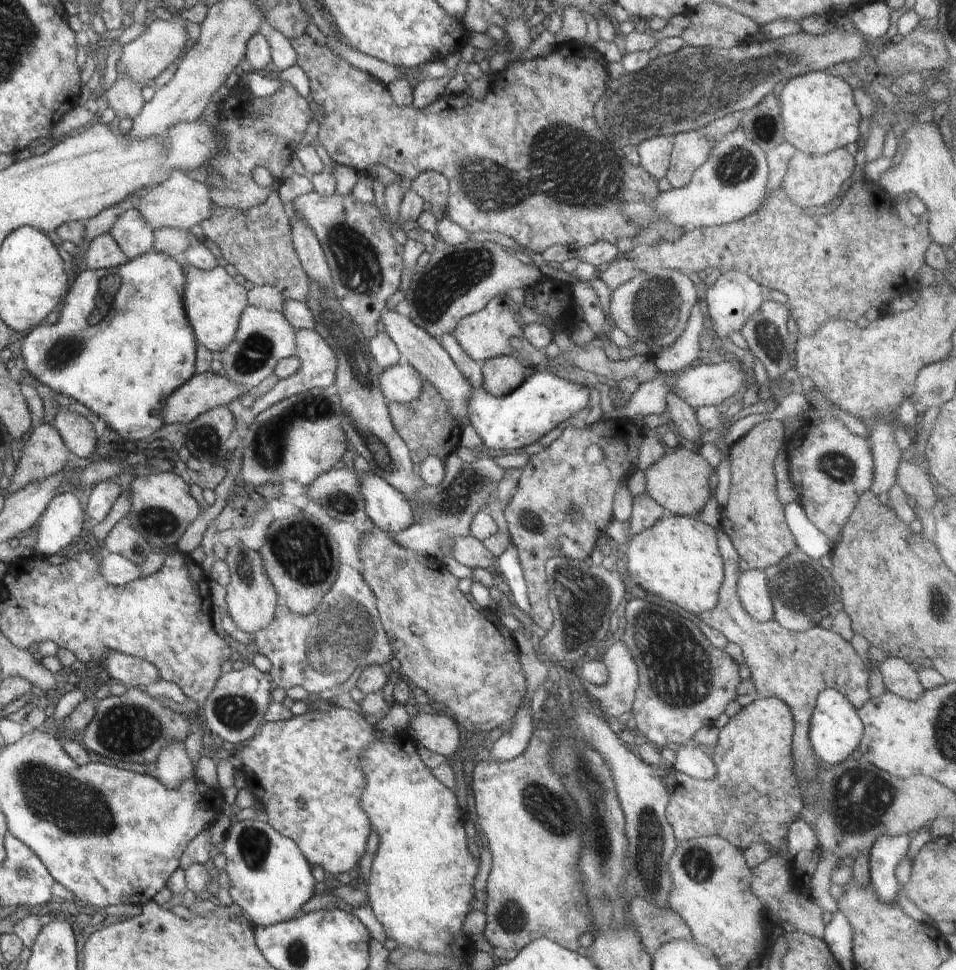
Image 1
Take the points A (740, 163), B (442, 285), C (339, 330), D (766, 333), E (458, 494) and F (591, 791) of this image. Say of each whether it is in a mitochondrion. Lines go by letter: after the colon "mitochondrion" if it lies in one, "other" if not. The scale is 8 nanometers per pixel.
A: mitochondrion
B: mitochondrion
C: mitochondrion
D: mitochondrion
E: mitochondrion
F: mitochondrion

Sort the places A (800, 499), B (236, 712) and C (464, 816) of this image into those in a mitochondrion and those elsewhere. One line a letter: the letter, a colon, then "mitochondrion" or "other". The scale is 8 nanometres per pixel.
A: other
B: mitochondrion
C: other

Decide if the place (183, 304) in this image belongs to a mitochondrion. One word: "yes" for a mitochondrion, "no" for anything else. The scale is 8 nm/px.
no

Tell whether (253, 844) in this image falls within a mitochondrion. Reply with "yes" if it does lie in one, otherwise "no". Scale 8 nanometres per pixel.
yes

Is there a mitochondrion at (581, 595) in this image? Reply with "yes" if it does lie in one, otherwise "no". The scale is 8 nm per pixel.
yes

